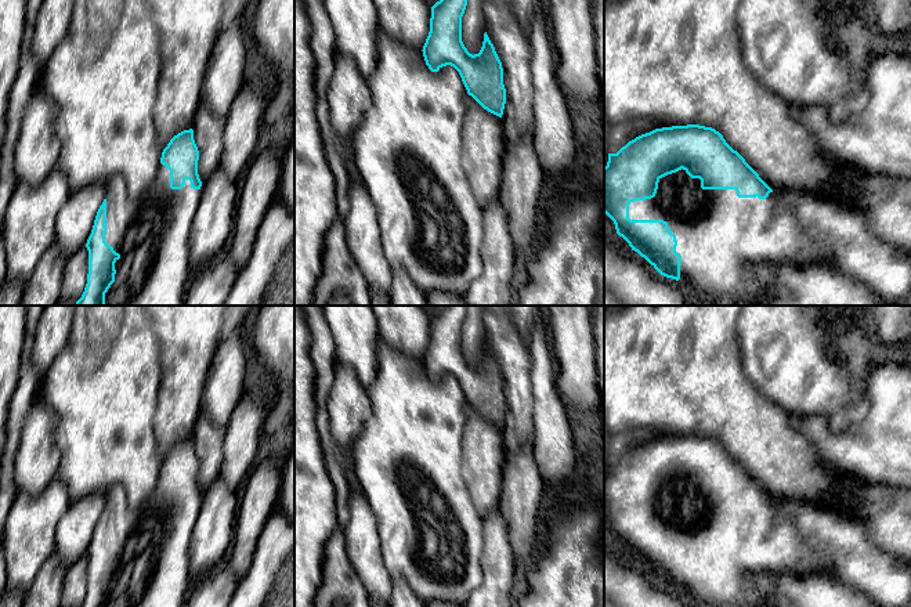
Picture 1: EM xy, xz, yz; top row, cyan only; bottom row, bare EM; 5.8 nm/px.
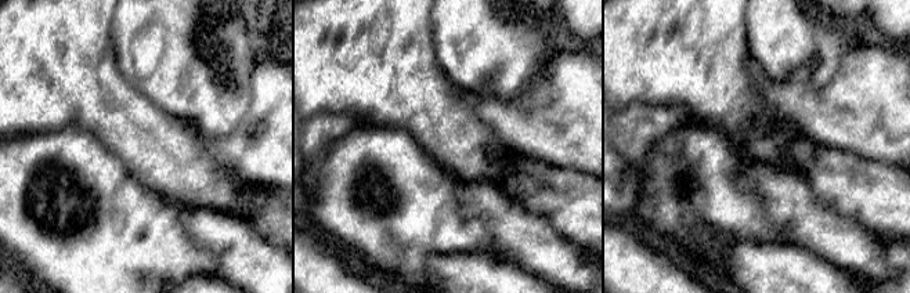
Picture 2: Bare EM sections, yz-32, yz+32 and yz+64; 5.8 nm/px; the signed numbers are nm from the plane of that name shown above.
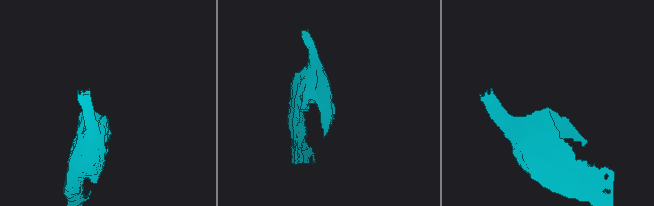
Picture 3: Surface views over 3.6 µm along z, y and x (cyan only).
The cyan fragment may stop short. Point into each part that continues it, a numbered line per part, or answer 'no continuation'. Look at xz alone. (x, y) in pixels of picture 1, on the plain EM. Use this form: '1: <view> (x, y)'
no continuation

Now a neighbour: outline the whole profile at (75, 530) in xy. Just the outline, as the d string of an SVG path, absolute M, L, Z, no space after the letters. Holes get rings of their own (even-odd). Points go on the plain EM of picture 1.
M94 492L72 502L55 531L55 554L68 568L86 556L100 516L105 509L105 495Z

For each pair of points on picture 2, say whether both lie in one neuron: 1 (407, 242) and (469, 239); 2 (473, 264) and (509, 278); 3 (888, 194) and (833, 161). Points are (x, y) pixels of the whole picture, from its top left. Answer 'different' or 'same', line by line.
1: same
2: same
3: same

